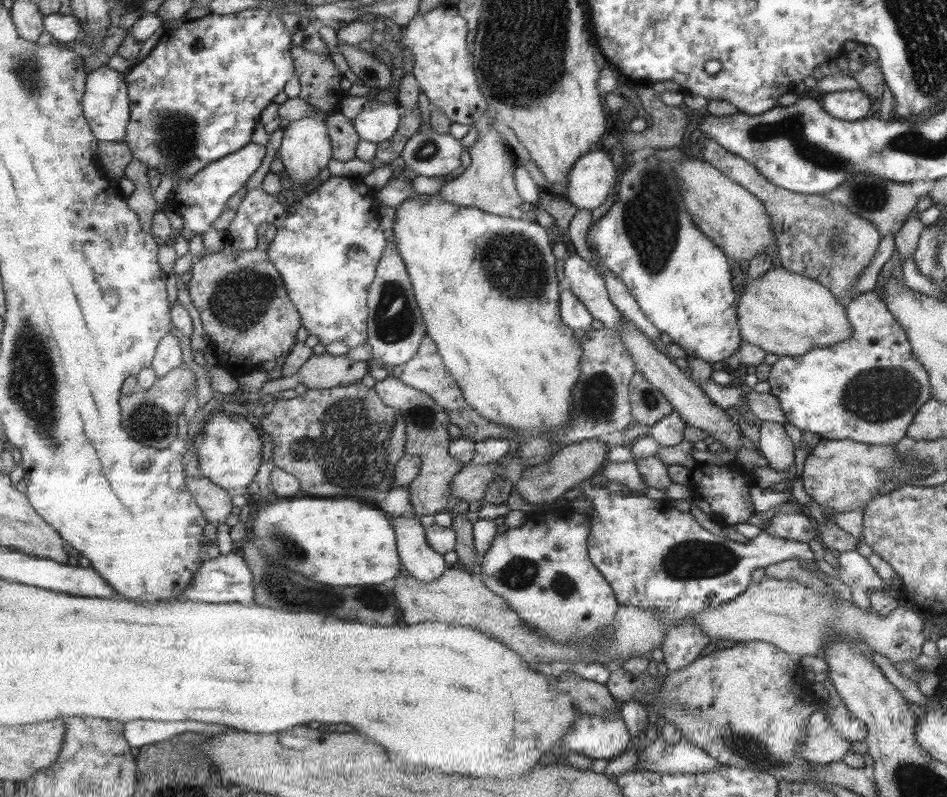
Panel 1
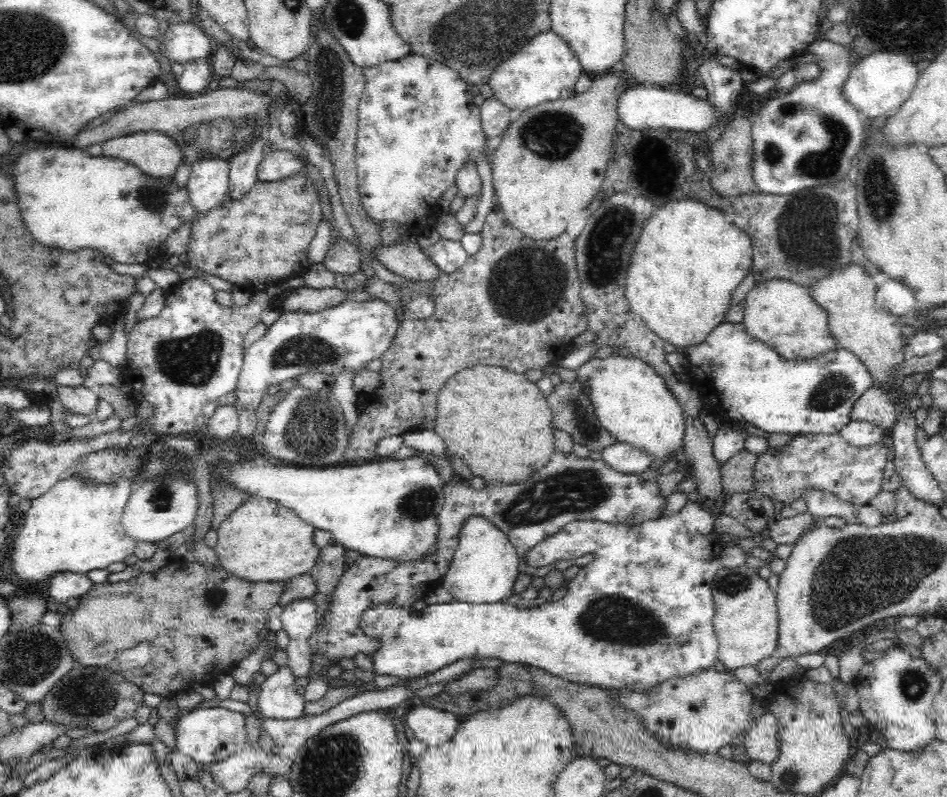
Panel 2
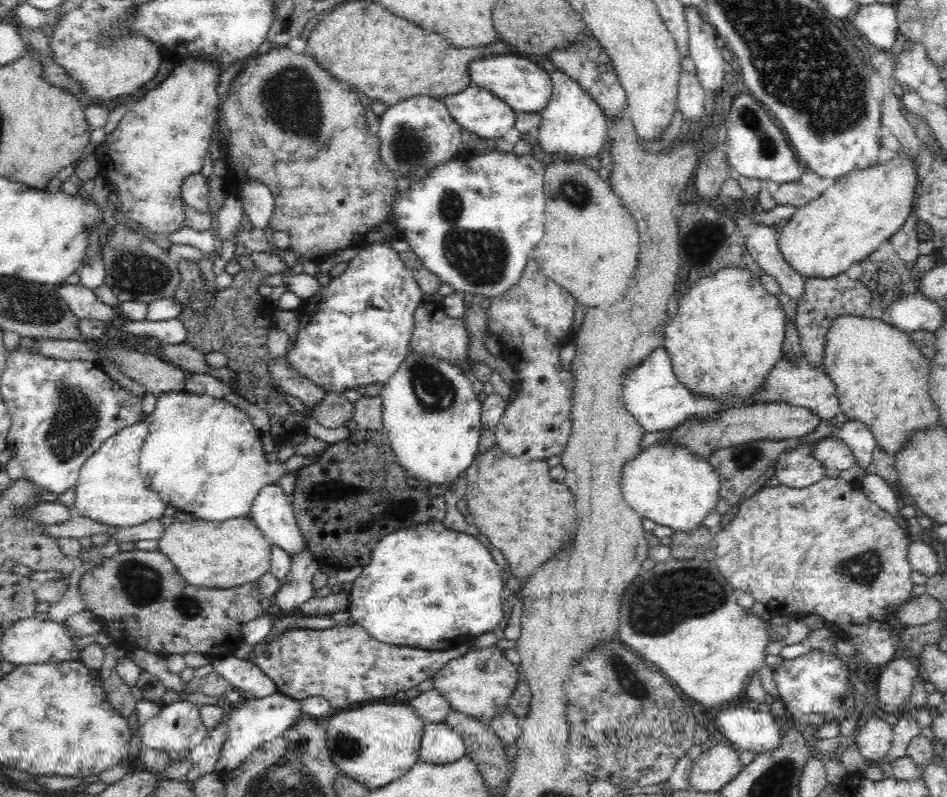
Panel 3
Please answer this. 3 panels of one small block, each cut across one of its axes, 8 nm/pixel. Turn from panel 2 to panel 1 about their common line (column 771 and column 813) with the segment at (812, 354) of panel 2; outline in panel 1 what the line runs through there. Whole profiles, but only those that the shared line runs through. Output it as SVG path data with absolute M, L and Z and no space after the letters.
M783 267L767 270L760 278L747 278L737 299L737 326L741 339L778 357L801 356L813 348L826 348L852 336L845 303L821 283L795 275Z

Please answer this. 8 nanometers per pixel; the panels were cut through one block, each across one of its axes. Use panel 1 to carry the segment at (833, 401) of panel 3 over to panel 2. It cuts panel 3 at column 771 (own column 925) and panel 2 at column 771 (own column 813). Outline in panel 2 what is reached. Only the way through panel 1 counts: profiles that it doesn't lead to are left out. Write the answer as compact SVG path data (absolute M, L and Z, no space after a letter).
M726 321L725 323L716 326L717 328L702 342L698 345L690 347L684 347L681 349L682 353L688 360L686 367L686 374L689 378L689 383L693 388L698 390L704 401L710 402L713 406L712 410L720 417L726 419L728 422L731 420L739 421L745 425L755 426L764 430L767 434L786 434L790 436L798 436L805 434L839 434L850 421L851 421L851 408L855 404L855 400L860 398L861 394L871 384L871 374L868 374L867 367L856 358L856 355L848 352L844 349L830 350L826 354L820 354L818 358L810 359L792 359L782 357L780 353L776 352L776 349L769 348L756 338L748 335L742 322L731 323Z

